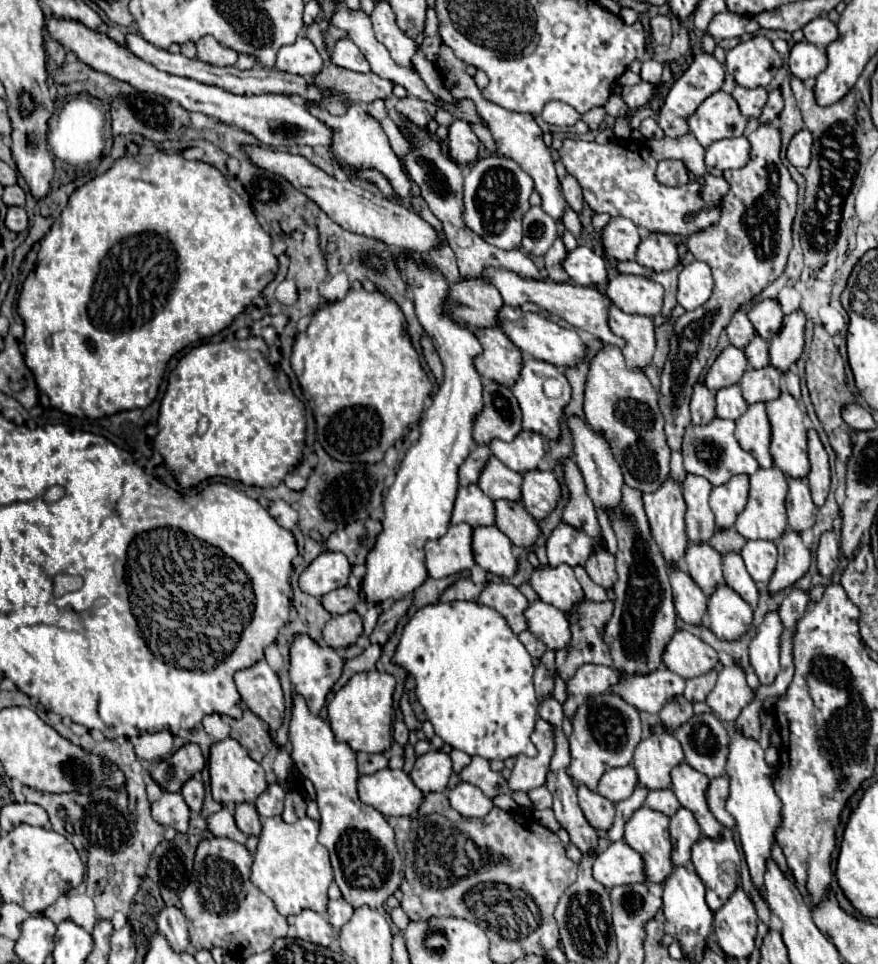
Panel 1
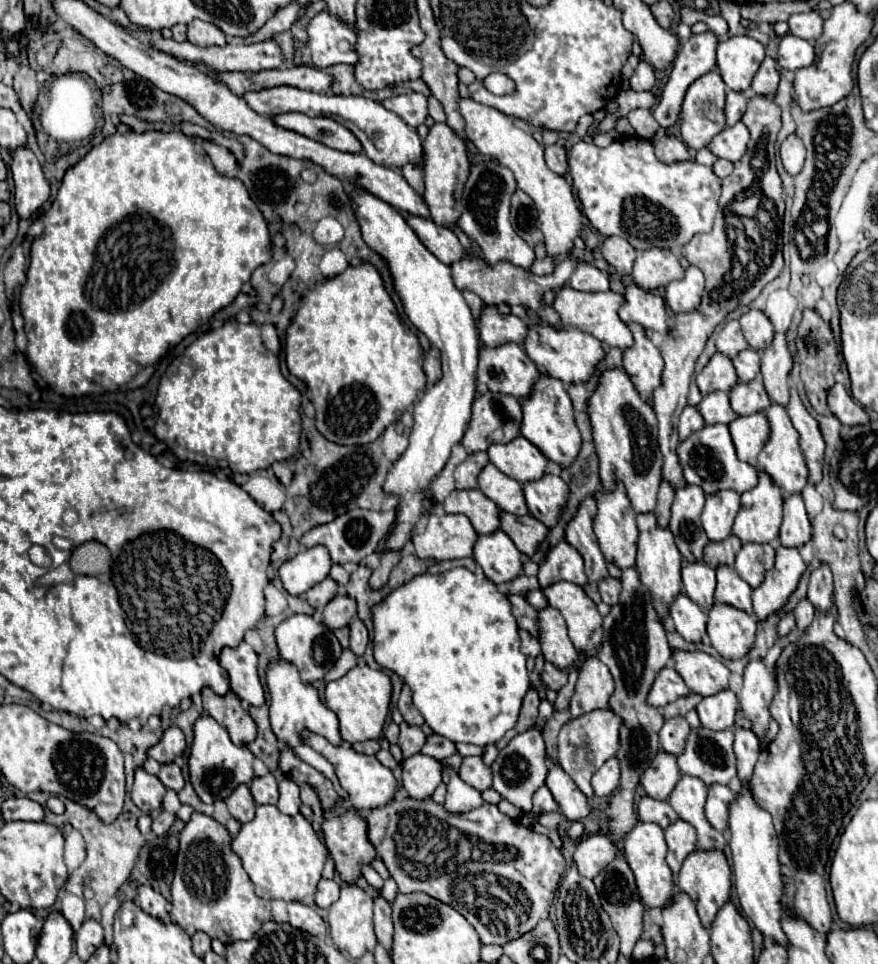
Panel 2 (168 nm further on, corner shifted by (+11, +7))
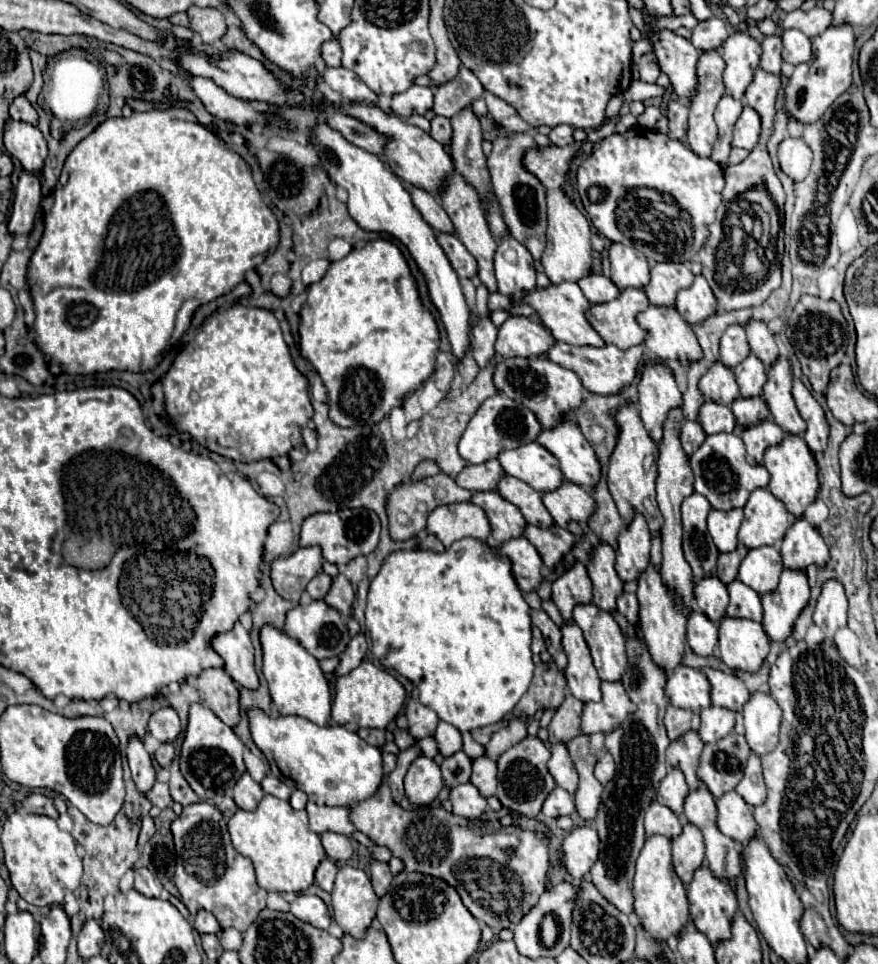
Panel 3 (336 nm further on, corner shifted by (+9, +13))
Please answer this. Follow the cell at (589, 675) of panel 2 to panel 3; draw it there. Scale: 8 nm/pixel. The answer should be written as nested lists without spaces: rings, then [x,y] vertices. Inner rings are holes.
[[[603,681],[601,683],[603,699],[593,703],[585,703],[581,711],[581,731],[583,733],[609,733],[613,731],[633,709],[635,705],[629,701],[623,685],[619,681]]]

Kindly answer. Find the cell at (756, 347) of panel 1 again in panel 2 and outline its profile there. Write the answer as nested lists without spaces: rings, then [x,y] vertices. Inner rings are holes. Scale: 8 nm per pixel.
[[[751,347],[747,351],[741,351],[733,359],[733,367],[735,367],[741,383],[749,383],[759,375],[759,361],[761,361],[759,351],[751,351]]]

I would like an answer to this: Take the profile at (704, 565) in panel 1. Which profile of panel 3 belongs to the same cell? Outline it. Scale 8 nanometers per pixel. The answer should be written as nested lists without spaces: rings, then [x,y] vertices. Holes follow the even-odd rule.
[[[703,577],[701,581],[695,581],[693,595],[697,601],[697,607],[715,623],[719,623],[725,615],[729,595],[727,587],[719,577]]]

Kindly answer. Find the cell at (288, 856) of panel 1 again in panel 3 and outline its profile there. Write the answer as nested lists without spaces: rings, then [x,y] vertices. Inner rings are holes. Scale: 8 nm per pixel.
[[[265,795],[255,811],[237,809],[229,819],[229,835],[237,853],[249,857],[255,865],[257,885],[265,891],[305,893],[313,885],[317,865],[327,857],[321,837],[307,825],[307,813],[295,811],[289,801]]]

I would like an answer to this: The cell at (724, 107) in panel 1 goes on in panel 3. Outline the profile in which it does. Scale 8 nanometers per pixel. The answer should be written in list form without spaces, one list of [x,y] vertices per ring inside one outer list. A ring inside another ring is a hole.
[[[709,51],[709,53],[701,53],[699,55],[699,63],[697,63],[697,93],[691,99],[689,105],[689,129],[687,129],[687,141],[689,147],[701,155],[701,157],[709,157],[711,155],[711,147],[717,139],[717,125],[713,119],[713,111],[719,103],[719,99],[725,95],[725,85],[723,85],[723,69],[725,69],[725,61],[721,59],[721,55],[717,51]]]

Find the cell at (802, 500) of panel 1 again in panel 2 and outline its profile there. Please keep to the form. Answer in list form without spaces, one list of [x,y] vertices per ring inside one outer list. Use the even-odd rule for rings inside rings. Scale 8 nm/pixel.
[[[785,495],[783,499],[783,525],[779,541],[783,547],[801,547],[811,541],[811,523],[801,495]]]

